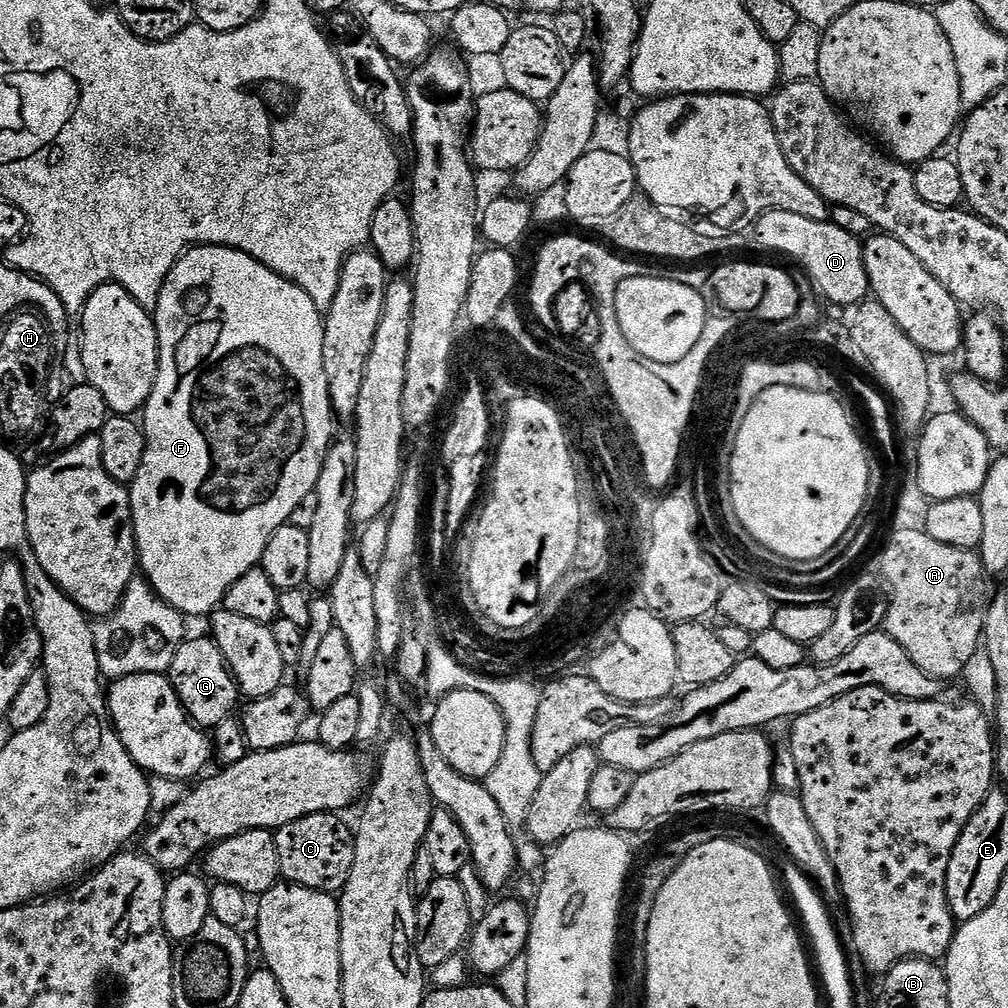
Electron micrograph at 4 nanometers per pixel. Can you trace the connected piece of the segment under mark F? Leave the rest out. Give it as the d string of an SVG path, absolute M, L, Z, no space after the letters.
M193 246L177 260L164 280L154 319L160 347L160 369L156 371L154 390L142 409L142 427L146 438L142 470L138 470L138 478L134 478L130 485L138 568L143 579L170 607L177 608L188 618L208 618L223 605L230 586L263 561L268 540L283 524L291 521L302 498L316 490L316 483L324 469L324 459L334 443L334 413L328 393L327 374L323 368L325 321L321 309L314 306L306 290L291 284L286 278L274 274L274 270L262 266L238 250L215 246Z

